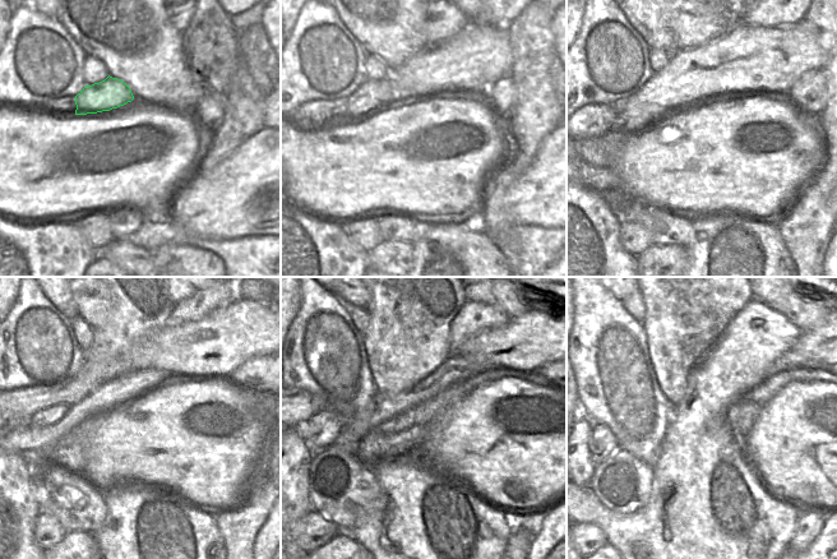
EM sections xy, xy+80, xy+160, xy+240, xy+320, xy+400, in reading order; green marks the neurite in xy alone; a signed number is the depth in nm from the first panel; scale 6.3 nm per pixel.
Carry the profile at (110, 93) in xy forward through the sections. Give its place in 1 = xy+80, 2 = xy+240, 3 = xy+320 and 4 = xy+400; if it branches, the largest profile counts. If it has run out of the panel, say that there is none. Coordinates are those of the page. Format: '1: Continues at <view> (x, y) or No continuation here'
1: Continues at xy+80 (374, 95)
2: Continues at xy+240 (46, 417)
3: Continues at xy+320 (320, 432)
4: Continues at xy+400 (601, 442)

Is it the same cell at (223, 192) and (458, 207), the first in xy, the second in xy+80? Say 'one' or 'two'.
two

